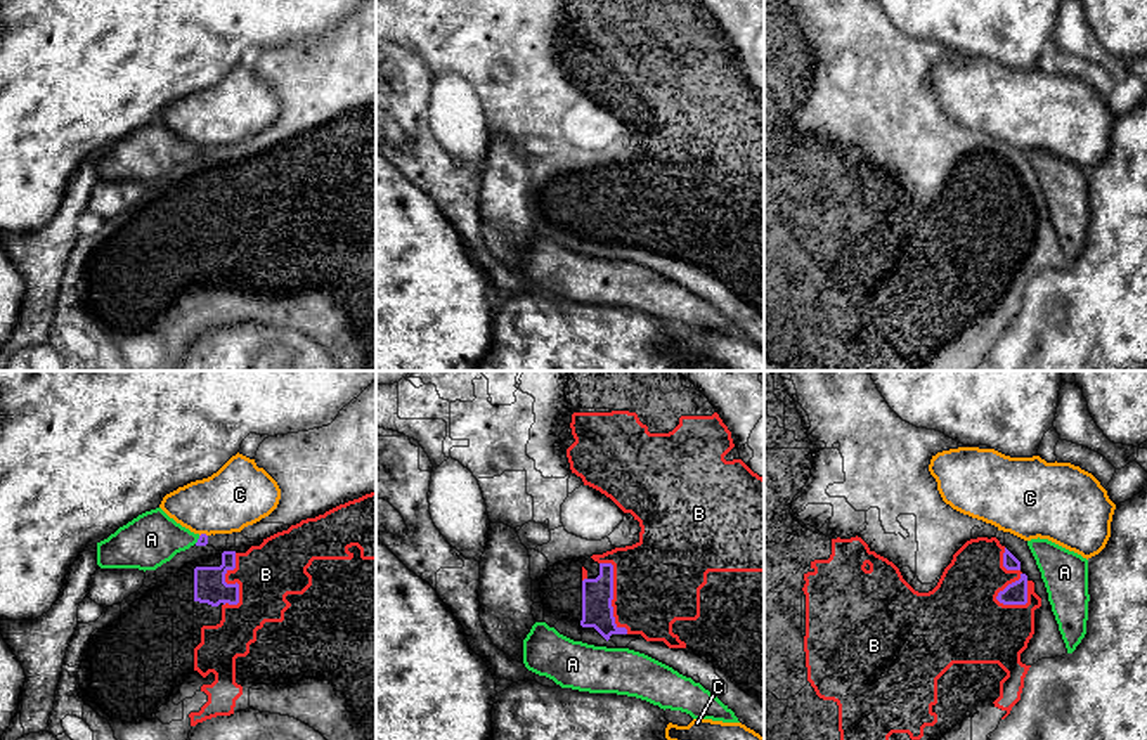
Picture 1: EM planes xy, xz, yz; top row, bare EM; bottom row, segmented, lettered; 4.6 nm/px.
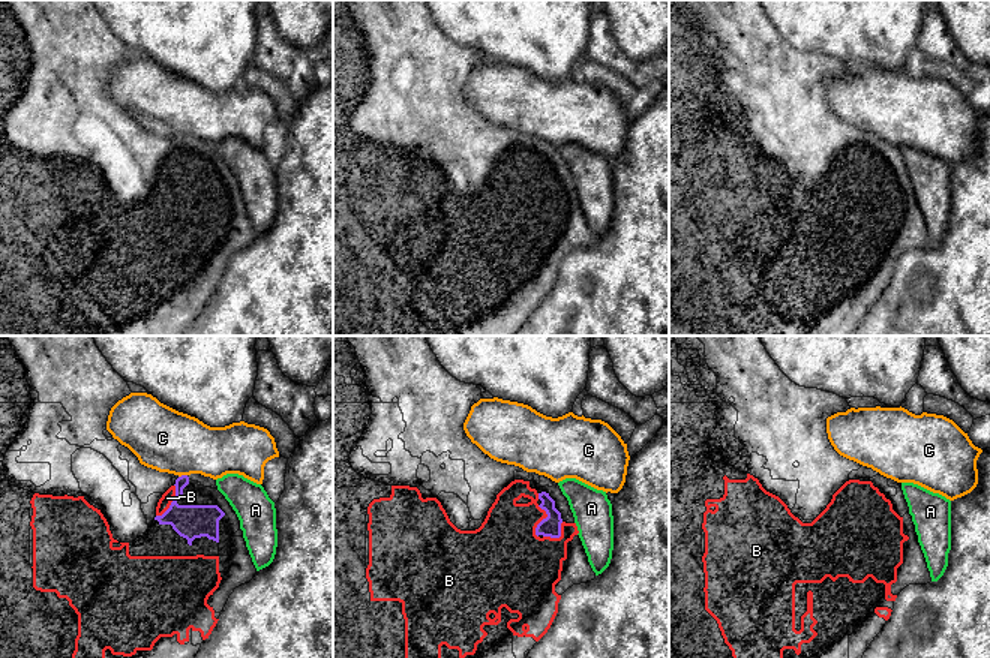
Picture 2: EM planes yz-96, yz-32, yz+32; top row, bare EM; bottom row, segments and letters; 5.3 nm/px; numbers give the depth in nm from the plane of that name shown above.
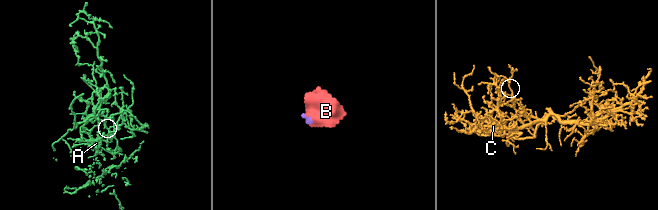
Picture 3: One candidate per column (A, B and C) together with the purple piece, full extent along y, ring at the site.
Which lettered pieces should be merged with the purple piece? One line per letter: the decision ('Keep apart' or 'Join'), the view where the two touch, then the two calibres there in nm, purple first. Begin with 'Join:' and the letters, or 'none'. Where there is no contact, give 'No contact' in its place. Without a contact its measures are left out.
Join: B
A: Keep apart. Touches purple in xy. Thickness 50 nm (purple) against 260 nm
B: Join. Touches purple in yz. Thickness 110 nm (purple) against 320 nm
C: Keep apart. Touches purple in xy. Thickness 50 nm (purple) against 300 nm

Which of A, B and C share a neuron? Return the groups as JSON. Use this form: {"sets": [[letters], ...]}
{"sets": [["A"], ["B"], ["C"]]}

